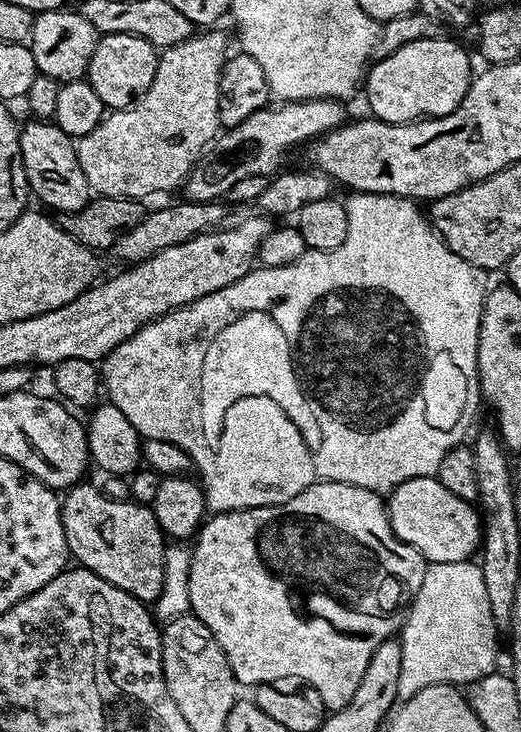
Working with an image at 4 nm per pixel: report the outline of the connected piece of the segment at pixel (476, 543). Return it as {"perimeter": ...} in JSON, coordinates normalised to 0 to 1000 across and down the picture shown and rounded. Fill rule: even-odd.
{"perimeter":[[[835,650],[775,656],[752,668],[741,687],[756,730],[764,730],[772,740],[795,746],[821,770],[887,769],[916,758],[925,742],[925,705],[916,690],[879,680],[879,675],[864,675]]]}

